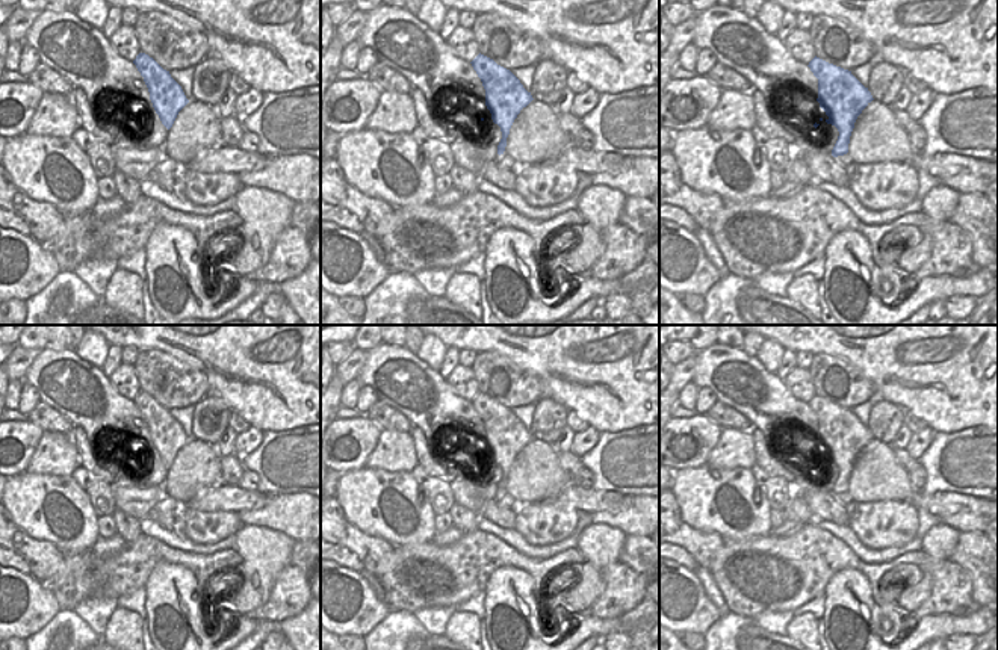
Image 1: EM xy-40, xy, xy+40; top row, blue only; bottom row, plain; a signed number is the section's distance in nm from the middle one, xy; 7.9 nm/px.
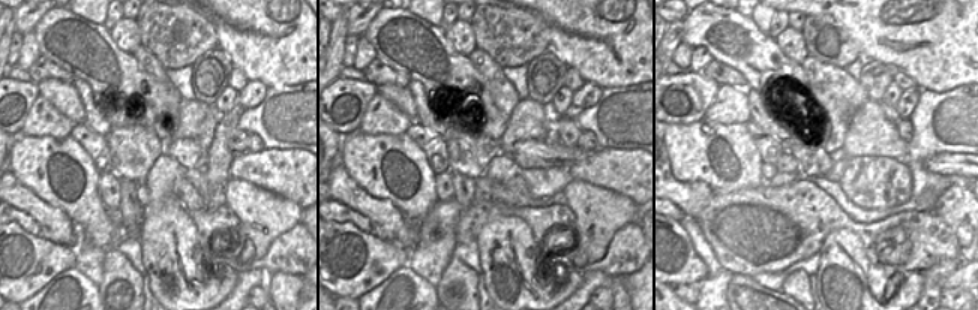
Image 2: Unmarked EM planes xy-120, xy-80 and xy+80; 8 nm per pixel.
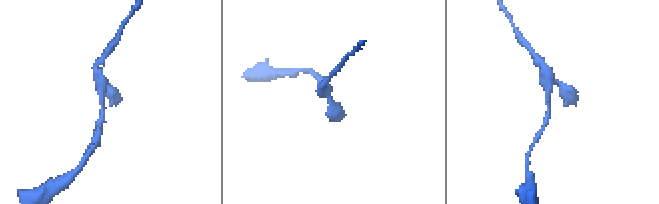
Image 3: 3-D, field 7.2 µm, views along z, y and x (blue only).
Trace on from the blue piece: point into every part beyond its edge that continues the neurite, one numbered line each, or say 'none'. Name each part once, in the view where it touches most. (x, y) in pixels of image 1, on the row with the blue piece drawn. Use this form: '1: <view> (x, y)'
none

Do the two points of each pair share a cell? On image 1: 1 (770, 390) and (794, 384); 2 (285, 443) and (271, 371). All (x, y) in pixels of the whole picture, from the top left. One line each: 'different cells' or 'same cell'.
1: different cells
2: different cells

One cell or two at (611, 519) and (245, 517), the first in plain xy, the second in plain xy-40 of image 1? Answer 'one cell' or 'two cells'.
one cell

